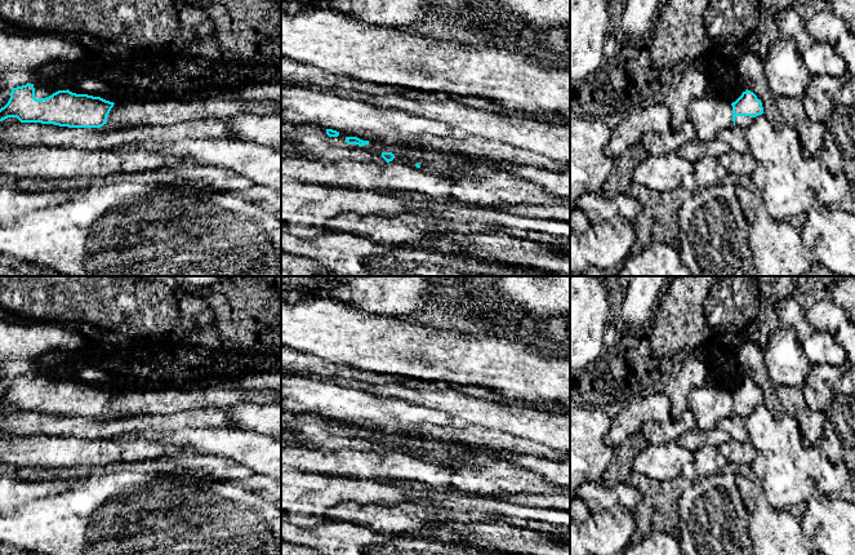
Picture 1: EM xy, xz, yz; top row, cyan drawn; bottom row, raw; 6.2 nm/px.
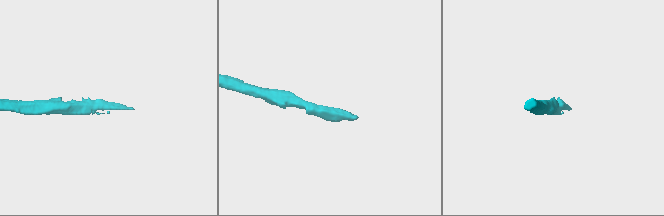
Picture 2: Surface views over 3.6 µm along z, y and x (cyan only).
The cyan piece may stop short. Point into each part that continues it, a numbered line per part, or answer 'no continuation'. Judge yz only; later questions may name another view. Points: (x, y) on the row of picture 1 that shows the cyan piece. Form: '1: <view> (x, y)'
1: yz (743, 121)

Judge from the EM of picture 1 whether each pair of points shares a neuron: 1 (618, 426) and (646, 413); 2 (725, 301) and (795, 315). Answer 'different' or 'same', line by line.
1: same
2: different

